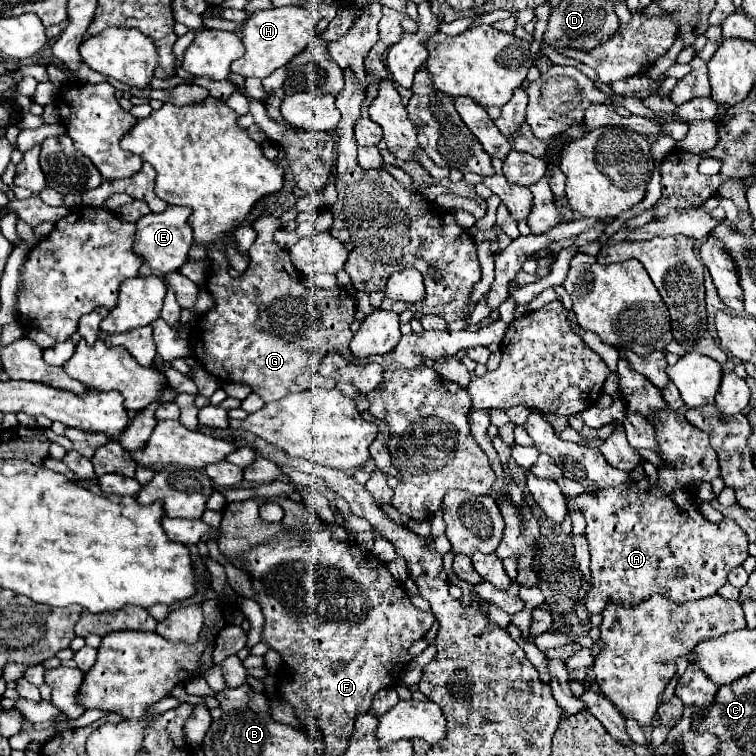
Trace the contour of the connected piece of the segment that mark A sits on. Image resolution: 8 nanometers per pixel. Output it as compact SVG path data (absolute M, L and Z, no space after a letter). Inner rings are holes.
M670 408L654 412L654 416L648 416L648 422L654 424L660 448L658 454L666 464L658 468L656 484L650 486L646 484L648 478L644 478L640 482L610 486L596 492L585 490L576 497L566 496L568 510L580 509L588 522L586 536L590 544L592 588L590 596L586 598L586 608L590 610L590 614L602 614L604 606L608 606L610 602L634 606L640 604L642 600L648 600L652 594L662 594L674 602L690 602L712 596L728 582L728 572L734 566L742 564L748 556L748 536L740 530L740 526L730 518L724 518L718 524L708 522L700 512L700 504L692 496L694 494L694 490L690 488L692 482L710 482L712 478L720 476L718 456L708 442L708 434L692 426L684 418L684 414Z

